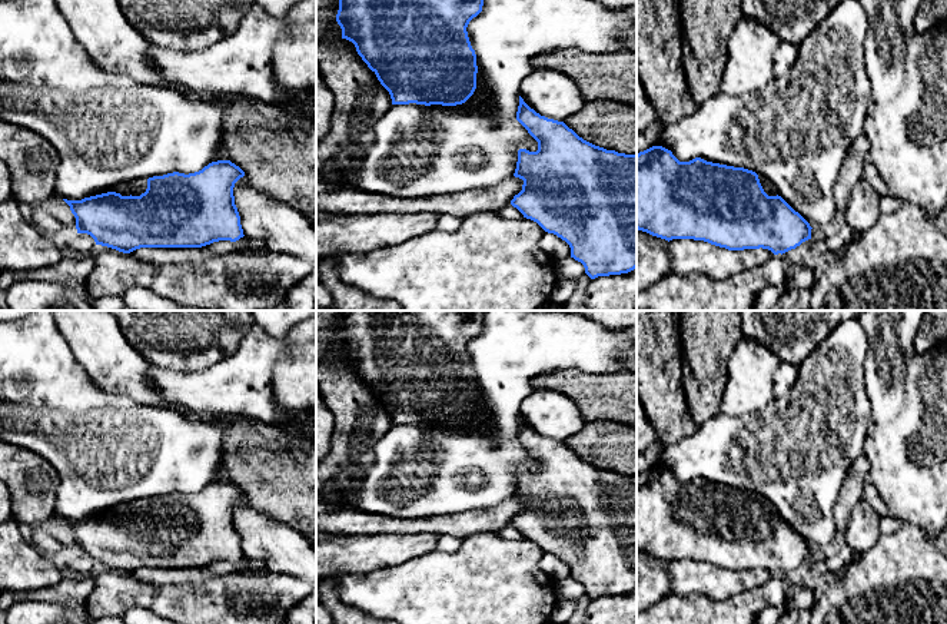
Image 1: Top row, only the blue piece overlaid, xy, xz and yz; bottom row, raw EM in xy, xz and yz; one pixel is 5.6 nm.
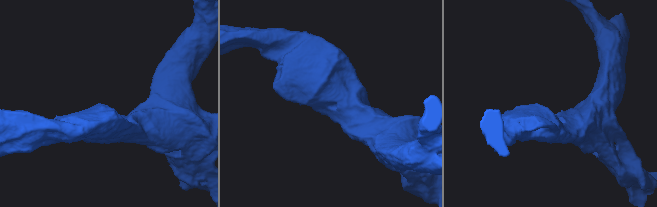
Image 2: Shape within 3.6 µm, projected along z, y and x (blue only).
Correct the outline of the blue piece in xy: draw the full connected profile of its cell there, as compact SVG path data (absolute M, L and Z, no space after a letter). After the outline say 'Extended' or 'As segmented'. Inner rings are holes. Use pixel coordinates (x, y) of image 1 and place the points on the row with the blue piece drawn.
M217 160L195 173L137 179L120 183L113 192L63 200L76 218L77 233L90 235L96 245L123 253L140 248L202 248L245 236L233 196L235 183L243 176L245 172L230 160Z. Extended

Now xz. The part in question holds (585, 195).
M521 96L516 120L538 142L538 150L518 150L514 176L522 179L524 185L511 205L545 232L565 240L571 248L571 258L584 265L591 279L634 270L637 268L637 155L607 150L584 140L564 122L536 113Z. As segmented

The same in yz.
M652 146L637 155L637 229L668 242L694 239L728 250L762 248L782 255L811 239L813 228L762 175L701 157L679 162L671 150Z. Extended

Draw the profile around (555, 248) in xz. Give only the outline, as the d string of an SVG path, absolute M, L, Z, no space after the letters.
M545 232L539 239L539 248L555 262L571 256L569 245L554 233Z

